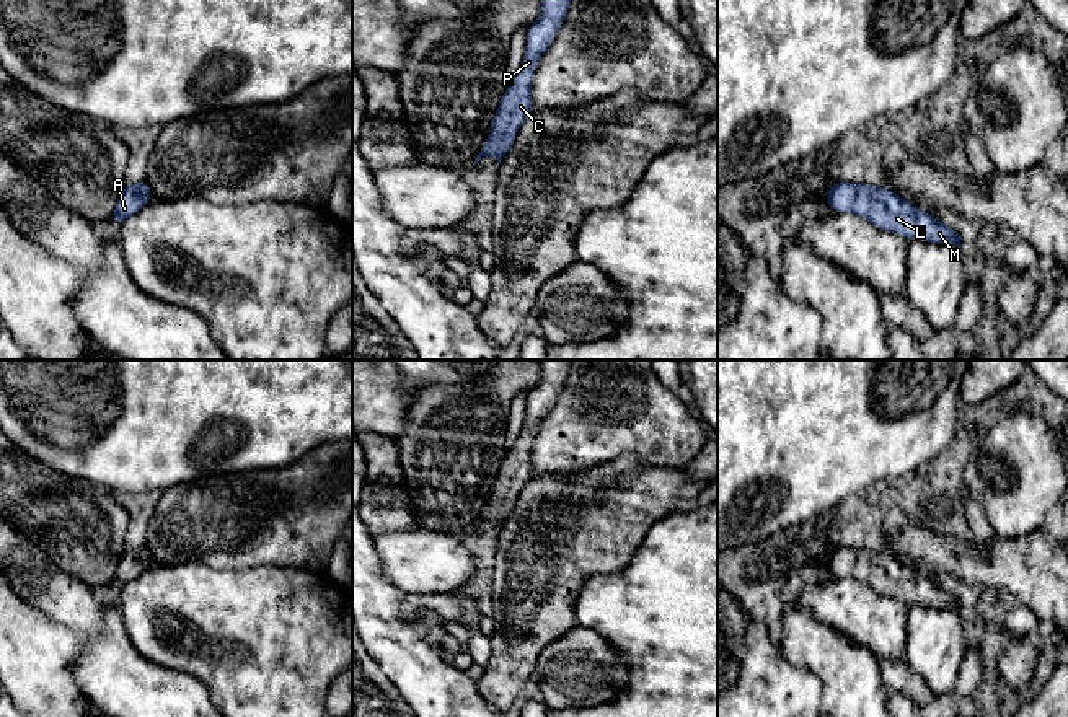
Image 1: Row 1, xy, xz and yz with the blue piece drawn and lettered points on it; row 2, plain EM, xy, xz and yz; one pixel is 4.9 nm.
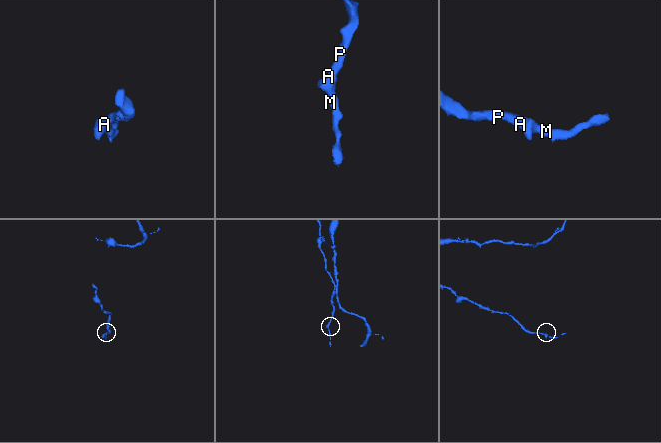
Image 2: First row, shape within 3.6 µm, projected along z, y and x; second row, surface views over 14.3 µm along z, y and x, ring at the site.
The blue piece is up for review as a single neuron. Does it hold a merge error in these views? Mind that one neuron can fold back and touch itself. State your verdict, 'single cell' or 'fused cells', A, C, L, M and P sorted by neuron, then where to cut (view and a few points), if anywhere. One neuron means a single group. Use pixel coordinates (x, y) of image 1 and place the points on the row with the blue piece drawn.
single cell; A C L M P; no cut

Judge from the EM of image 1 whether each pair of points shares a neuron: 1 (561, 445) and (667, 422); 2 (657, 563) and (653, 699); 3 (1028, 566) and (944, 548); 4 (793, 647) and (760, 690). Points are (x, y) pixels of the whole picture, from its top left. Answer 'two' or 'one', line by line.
1: one
2: one
3: one
4: two

